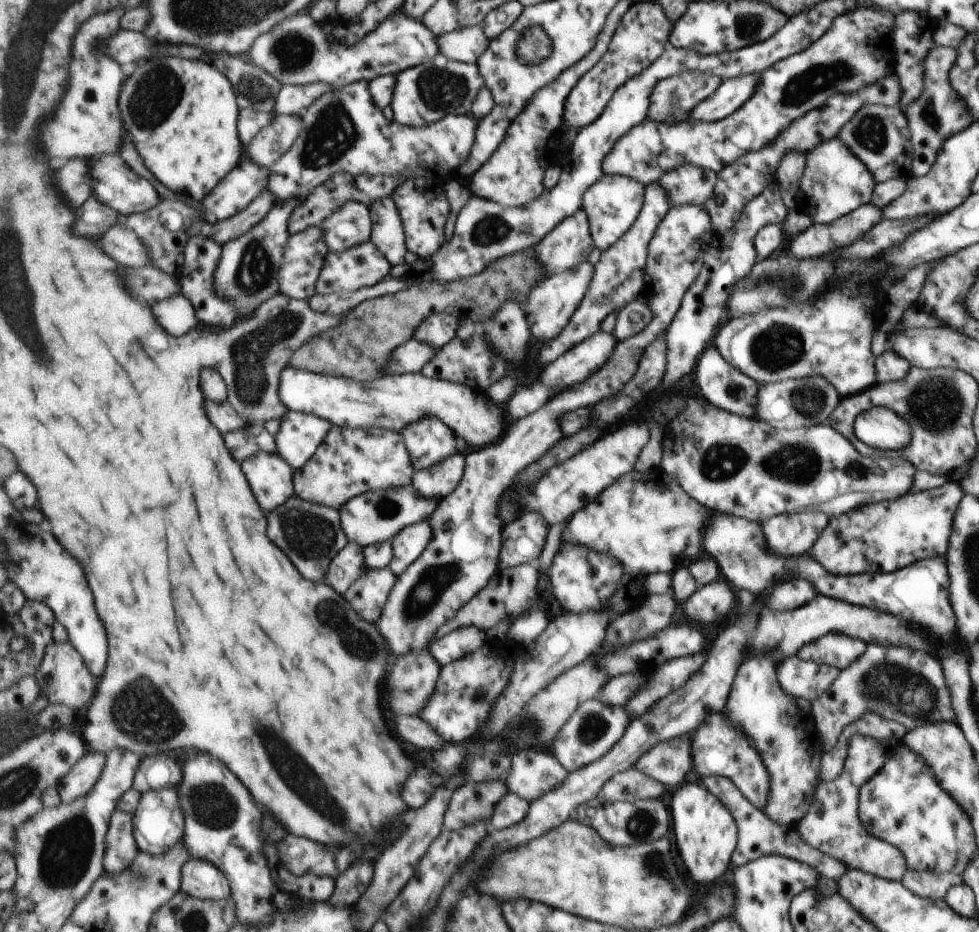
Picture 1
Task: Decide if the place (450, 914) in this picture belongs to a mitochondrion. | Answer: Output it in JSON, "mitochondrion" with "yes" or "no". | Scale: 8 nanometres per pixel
{"mitochondrion":"no"}

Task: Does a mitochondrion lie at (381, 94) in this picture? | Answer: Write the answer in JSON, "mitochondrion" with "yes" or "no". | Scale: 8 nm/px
{"mitochondrion":"no"}

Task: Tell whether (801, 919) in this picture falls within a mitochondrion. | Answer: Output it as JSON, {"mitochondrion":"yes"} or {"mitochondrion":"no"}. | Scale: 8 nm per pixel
{"mitochondrion":"no"}

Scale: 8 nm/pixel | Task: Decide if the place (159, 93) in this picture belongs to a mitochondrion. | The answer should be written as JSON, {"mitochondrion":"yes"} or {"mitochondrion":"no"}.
{"mitochondrion":"yes"}

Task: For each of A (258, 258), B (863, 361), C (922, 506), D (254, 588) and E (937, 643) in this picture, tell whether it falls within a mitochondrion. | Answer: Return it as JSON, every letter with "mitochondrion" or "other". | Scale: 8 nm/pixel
{"A":"mitochondrion","B":"other","C":"other","D":"other","E":"other"}

